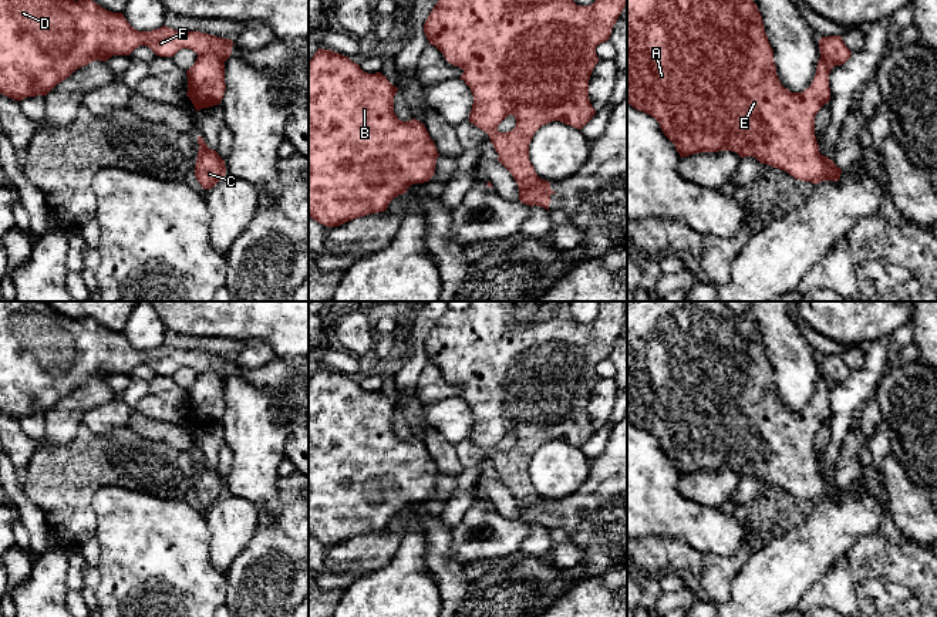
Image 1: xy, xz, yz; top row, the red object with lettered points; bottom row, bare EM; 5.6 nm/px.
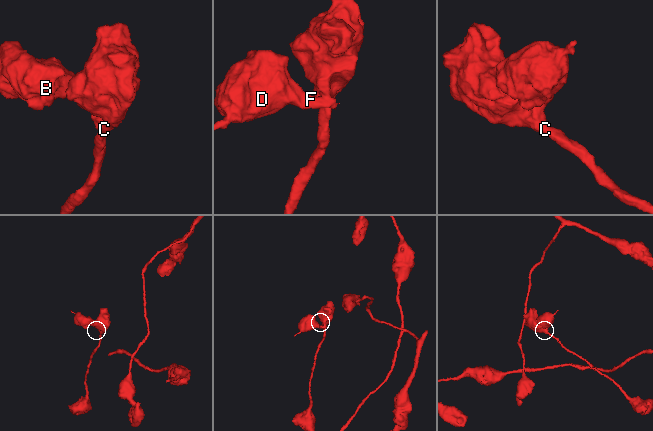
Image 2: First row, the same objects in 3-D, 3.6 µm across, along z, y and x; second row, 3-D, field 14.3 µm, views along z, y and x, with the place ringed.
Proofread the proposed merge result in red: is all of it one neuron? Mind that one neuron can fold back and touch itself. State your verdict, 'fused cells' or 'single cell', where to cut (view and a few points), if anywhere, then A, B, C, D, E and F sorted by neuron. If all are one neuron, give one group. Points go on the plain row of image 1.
fused cells; cut in xy along (198, 373), (213, 371), (223, 380); A C E / B D F

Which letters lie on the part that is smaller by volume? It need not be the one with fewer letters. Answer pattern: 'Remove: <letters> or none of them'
Remove: B, D, F

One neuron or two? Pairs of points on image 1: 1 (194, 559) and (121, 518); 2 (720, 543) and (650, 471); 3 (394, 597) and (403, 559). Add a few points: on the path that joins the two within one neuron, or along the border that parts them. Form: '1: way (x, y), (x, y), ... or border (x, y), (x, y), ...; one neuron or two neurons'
1: way (175, 559), (164, 559), (140, 535); one neuron
2: way (701, 526), (661, 489); one neuron
3: way (403, 587), (403, 569); one neuron

